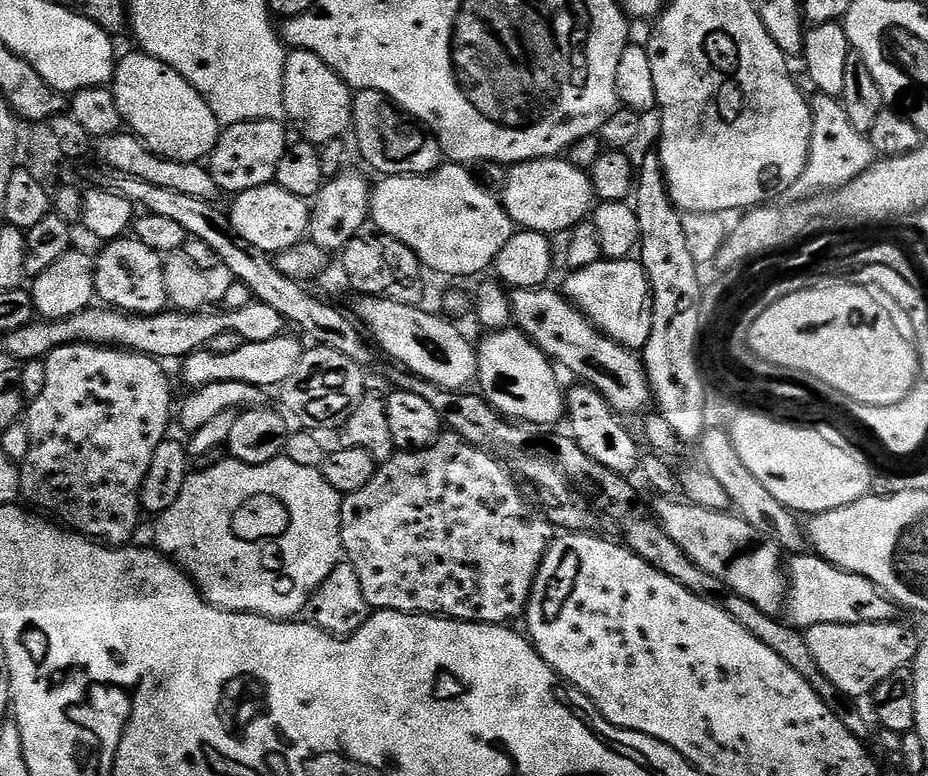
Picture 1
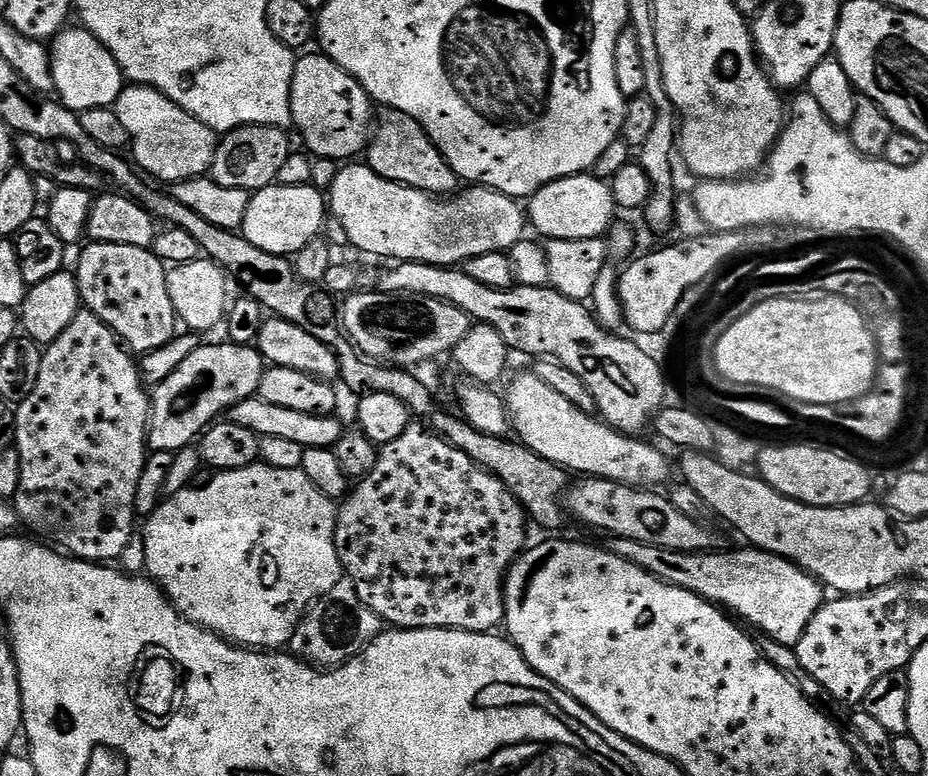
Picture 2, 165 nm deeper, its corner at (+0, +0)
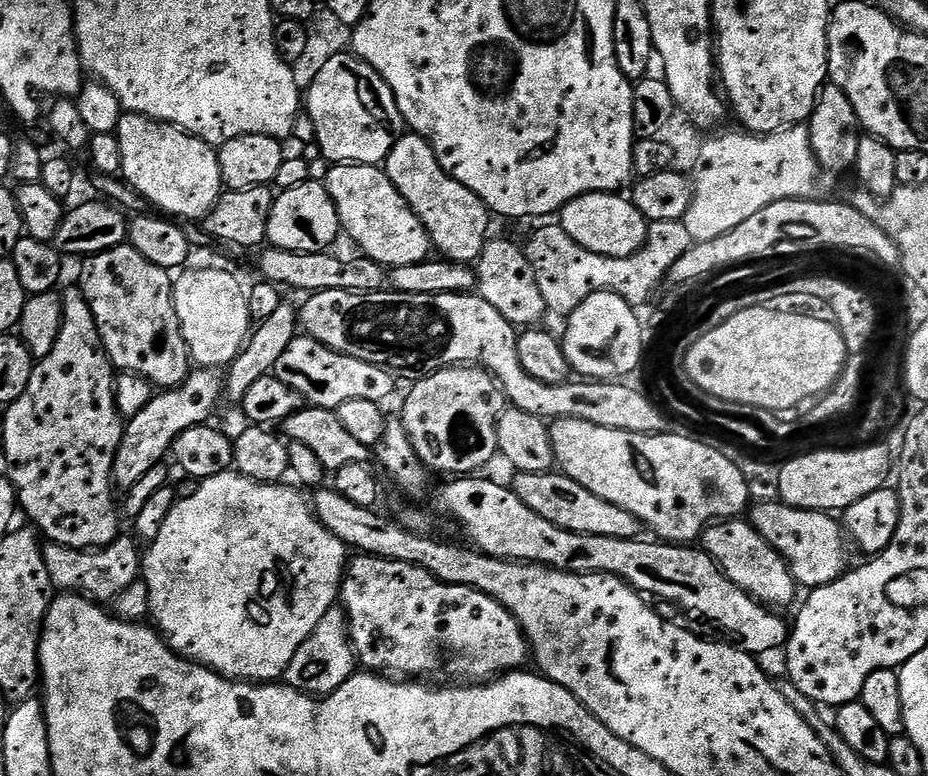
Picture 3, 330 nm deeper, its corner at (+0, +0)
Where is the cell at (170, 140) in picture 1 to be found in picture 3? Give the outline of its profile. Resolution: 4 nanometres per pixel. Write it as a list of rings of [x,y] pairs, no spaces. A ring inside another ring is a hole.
[[[133,112],[121,115],[114,135],[122,146],[122,176],[128,187],[169,217],[184,222],[203,221],[224,188],[220,153],[213,145],[174,124],[163,124]]]

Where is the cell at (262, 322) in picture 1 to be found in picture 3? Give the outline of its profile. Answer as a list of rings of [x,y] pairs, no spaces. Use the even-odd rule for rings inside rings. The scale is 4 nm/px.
[[[307,334],[297,335],[296,339],[290,342],[290,346],[286,346],[282,358],[278,358],[274,375],[278,382],[286,382],[290,390],[298,390],[305,405],[333,410],[340,408],[342,402],[354,402],[354,398],[380,404],[395,390],[397,380],[388,369],[330,350]]]

